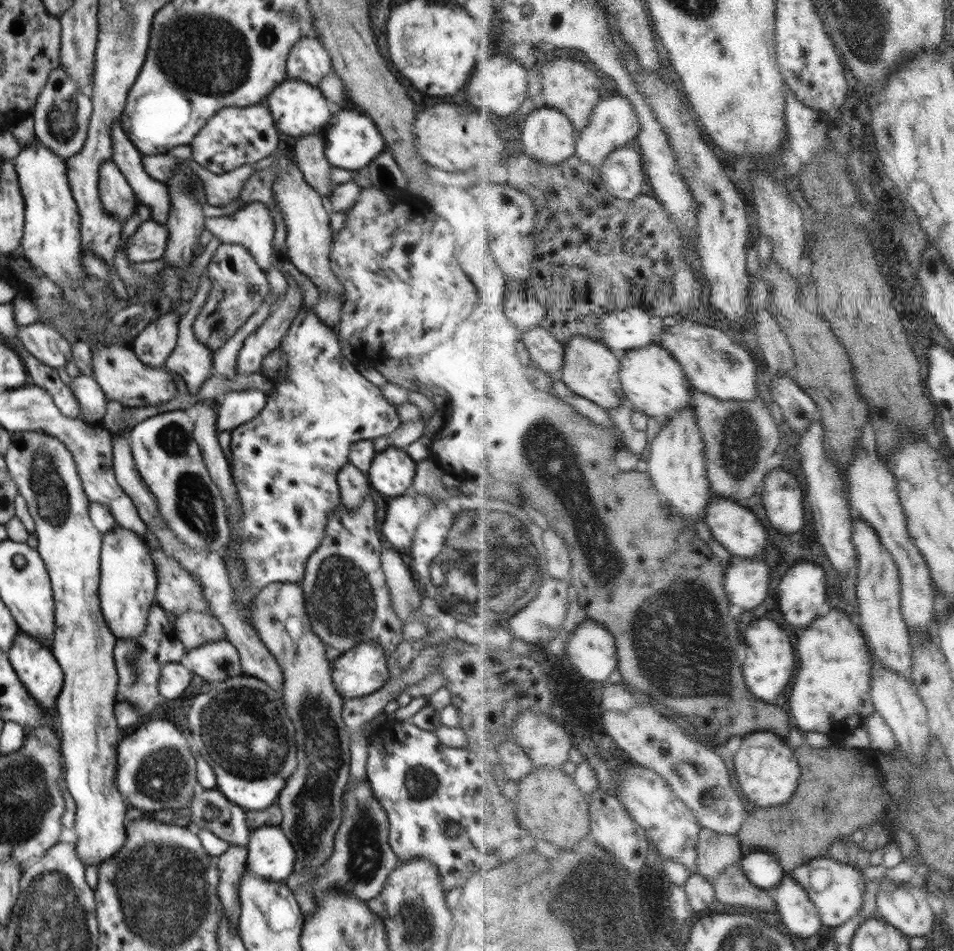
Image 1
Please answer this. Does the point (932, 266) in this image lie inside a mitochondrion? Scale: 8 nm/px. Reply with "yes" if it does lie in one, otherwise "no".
no

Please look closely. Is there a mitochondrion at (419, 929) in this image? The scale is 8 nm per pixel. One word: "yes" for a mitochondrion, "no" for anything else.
yes

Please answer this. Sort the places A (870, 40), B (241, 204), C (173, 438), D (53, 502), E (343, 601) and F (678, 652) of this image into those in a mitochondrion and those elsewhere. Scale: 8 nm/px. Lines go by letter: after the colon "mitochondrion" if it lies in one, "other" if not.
A: mitochondrion
B: other
C: mitochondrion
D: mitochondrion
E: mitochondrion
F: mitochondrion

